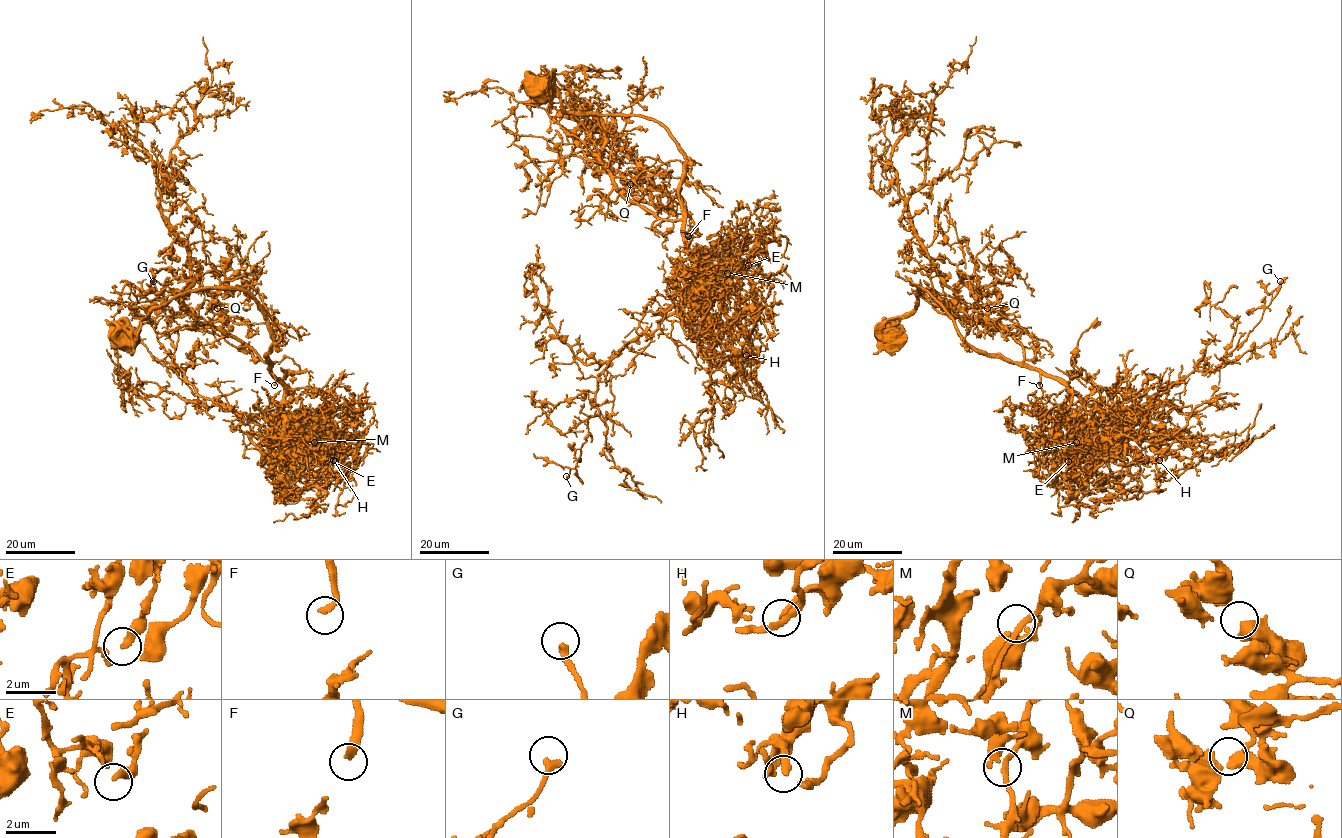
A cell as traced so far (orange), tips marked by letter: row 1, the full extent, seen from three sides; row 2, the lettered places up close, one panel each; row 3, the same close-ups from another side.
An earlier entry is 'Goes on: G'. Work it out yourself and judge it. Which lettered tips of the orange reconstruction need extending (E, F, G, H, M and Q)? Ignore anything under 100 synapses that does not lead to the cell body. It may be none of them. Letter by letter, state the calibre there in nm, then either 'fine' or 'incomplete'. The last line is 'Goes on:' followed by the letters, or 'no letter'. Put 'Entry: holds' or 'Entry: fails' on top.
Entry: fails
E: calibre 220 nm; fine
F: calibre 300 nm; incomplete
G: calibre 320 nm; fine
H: calibre 200 nm; fine
M: calibre 190 nm; fine
Q: calibre 360 nm; fine
Goes on: F

